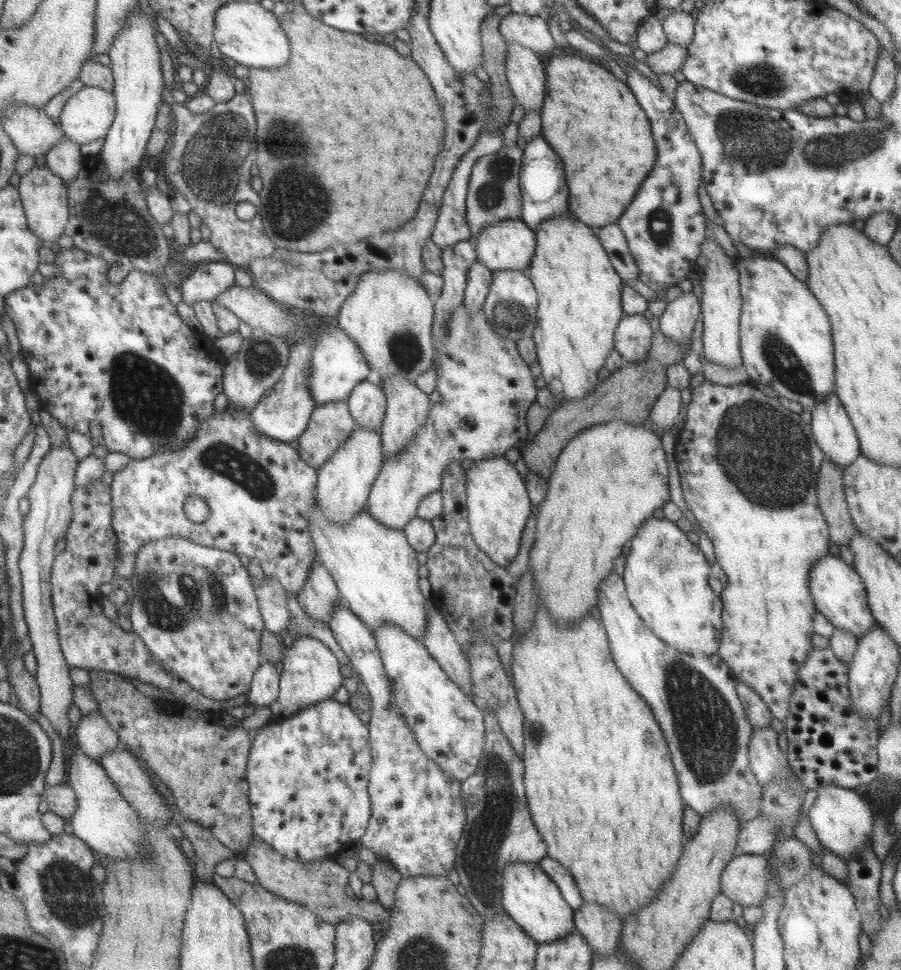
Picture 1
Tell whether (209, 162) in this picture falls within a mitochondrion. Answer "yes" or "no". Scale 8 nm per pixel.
yes

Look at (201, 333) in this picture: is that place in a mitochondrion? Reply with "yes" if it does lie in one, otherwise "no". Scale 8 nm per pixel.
no

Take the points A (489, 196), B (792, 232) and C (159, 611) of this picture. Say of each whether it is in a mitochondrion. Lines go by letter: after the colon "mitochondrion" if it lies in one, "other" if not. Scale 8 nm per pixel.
A: mitochondrion
B: other
C: mitochondrion

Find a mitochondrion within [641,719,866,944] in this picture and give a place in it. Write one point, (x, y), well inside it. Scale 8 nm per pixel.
(792, 863)

